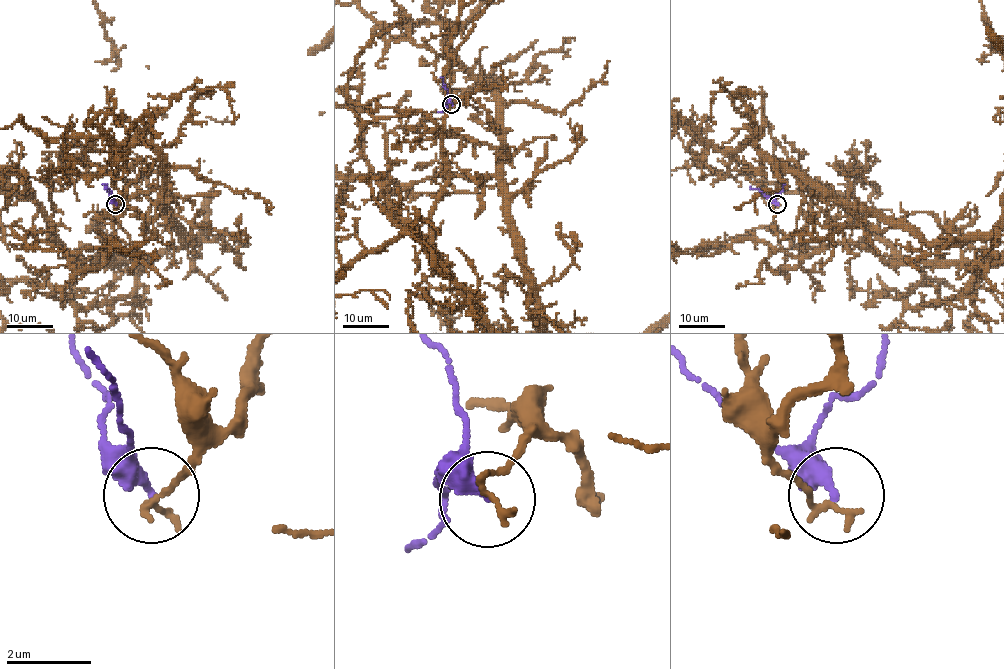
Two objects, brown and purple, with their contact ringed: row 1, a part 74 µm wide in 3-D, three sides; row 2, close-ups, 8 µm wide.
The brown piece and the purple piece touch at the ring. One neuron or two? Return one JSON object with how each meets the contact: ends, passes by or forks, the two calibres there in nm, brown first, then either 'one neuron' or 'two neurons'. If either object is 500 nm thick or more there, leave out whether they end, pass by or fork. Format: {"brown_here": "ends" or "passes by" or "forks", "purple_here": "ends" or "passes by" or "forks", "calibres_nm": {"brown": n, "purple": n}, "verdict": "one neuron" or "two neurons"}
{"brown_here": "ends", "purple_here": "ends", "calibres_nm": {"brown": 190, "purple": 320}, "verdict": "two neurons"}

